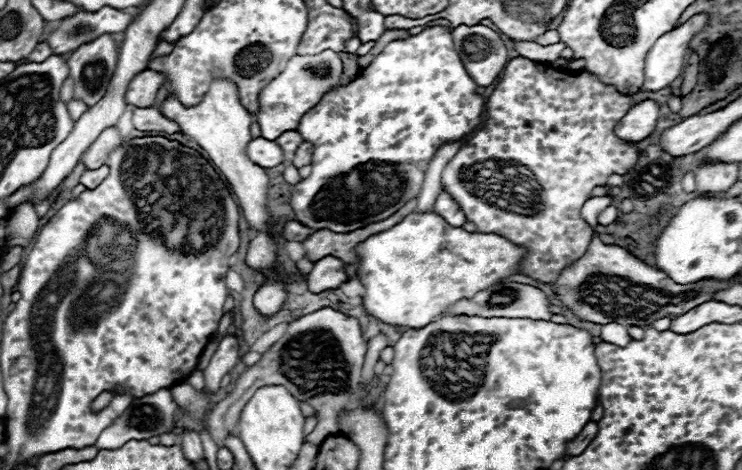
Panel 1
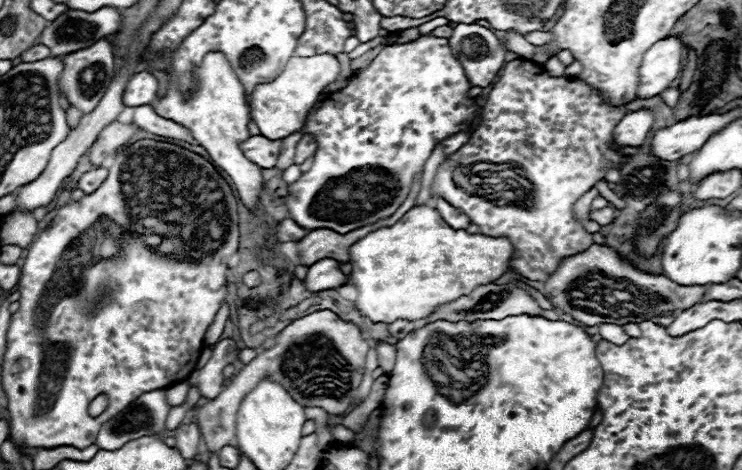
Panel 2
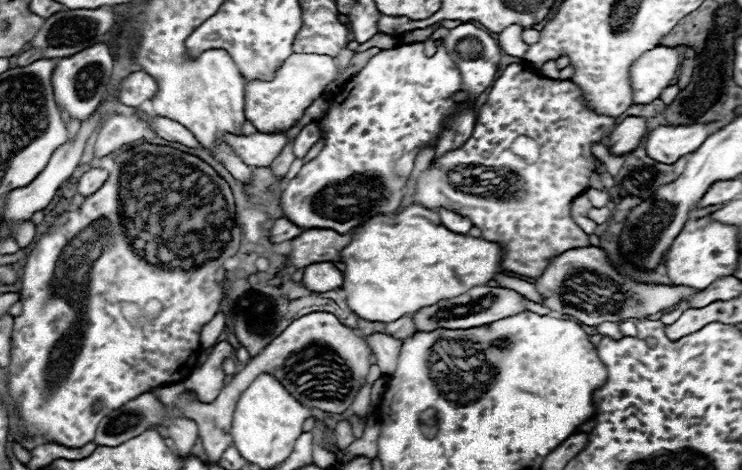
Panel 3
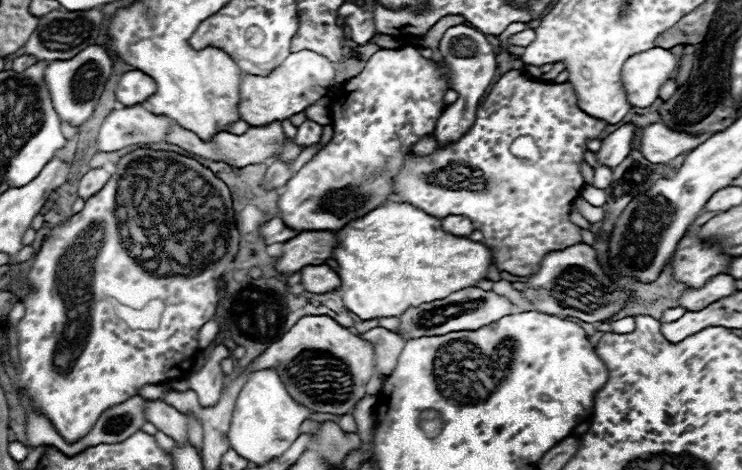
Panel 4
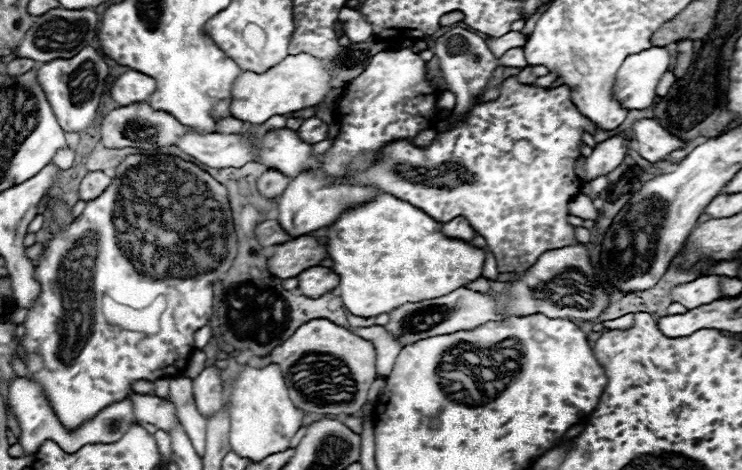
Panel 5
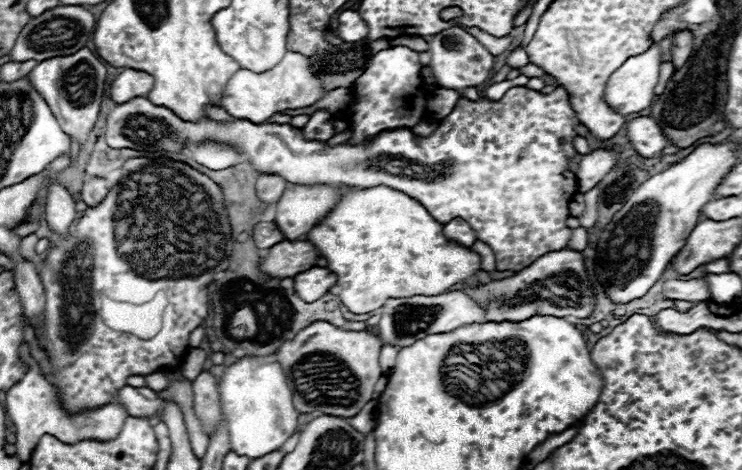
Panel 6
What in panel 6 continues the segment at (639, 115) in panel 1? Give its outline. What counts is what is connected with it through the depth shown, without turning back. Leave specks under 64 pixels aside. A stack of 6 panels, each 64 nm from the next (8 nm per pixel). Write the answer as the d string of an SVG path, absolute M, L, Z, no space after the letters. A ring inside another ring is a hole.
M600 148L594 150L592 154L582 156L576 174L576 192L578 194L586 194L590 188L594 188L616 164L618 152L616 150L608 150L608 148Z

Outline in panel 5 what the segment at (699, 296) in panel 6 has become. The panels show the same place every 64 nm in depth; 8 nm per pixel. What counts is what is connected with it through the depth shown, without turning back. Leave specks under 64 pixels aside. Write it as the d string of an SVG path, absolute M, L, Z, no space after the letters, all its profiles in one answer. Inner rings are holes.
M700 276L692 282L678 284L670 290L670 298L674 302L684 304L688 310L692 310L700 304L708 304L708 302L720 298L720 290L718 290L720 278L722 276Z

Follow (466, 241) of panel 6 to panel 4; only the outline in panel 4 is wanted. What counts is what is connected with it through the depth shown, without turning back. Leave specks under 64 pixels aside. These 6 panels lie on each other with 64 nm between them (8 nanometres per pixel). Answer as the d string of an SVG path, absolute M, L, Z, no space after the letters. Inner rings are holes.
M448 216L448 218L444 218L444 220L442 220L442 228L444 228L444 232L448 232L448 234L464 236L464 238L474 232L472 222L470 222L468 218L464 218L464 216Z

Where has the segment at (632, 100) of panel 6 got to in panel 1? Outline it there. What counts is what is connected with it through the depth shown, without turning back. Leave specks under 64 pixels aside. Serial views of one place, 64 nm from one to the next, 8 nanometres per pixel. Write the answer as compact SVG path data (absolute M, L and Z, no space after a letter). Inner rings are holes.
M698 14L690 18L680 28L660 36L656 44L650 48L644 66L644 84L642 90L658 92L670 86L684 68L684 58L688 52L688 44L696 32L700 32L708 24L706 14Z

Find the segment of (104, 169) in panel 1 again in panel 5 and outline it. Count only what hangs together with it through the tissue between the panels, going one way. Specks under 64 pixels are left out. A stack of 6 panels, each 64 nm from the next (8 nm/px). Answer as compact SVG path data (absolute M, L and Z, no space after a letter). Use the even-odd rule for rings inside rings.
M88 172L80 184L80 200L94 200L100 192L104 192L104 188L108 188L110 182L112 180L104 172Z

